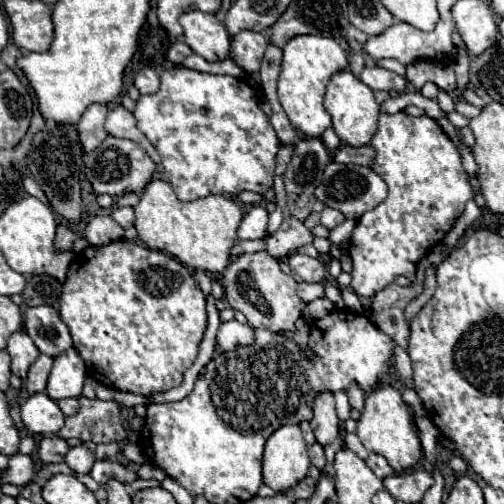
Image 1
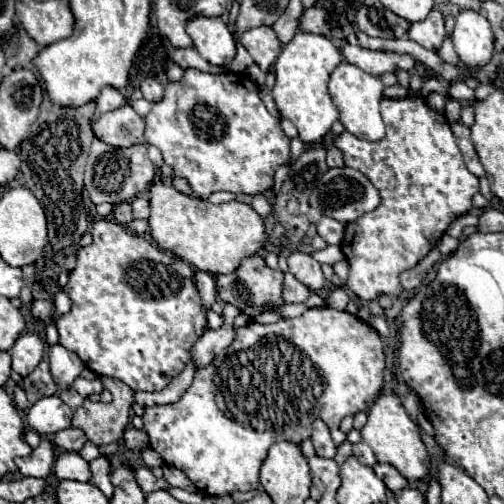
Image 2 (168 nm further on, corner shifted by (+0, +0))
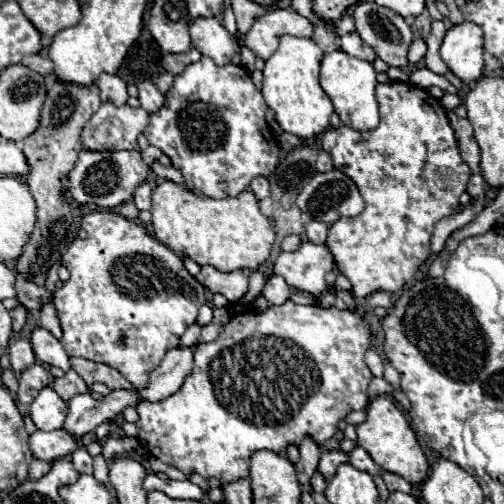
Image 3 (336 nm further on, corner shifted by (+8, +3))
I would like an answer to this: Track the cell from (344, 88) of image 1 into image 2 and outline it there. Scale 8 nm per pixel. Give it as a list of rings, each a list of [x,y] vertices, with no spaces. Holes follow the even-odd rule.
[[[342,61],[330,75],[328,89],[334,105],[340,109],[340,121],[344,123],[346,131],[366,141],[380,141],[384,137],[384,123],[380,117],[380,101],[382,101],[384,85],[380,77],[370,75],[348,61]]]

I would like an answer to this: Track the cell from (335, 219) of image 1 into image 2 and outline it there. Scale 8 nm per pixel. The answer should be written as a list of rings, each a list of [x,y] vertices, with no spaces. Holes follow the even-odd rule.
[[[322,217],[318,223],[318,235],[328,245],[340,245],[344,237],[344,225],[340,225],[338,221],[332,221],[330,217]]]

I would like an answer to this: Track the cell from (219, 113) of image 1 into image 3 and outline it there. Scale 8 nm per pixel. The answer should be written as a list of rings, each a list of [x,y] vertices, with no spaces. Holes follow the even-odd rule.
[[[202,56],[174,78],[172,88],[166,92],[164,106],[150,116],[144,136],[172,160],[172,166],[182,172],[192,190],[198,190],[210,198],[238,196],[248,188],[252,178],[270,176],[280,160],[280,146],[266,124],[264,112],[266,102],[242,66],[216,66],[208,56]]]

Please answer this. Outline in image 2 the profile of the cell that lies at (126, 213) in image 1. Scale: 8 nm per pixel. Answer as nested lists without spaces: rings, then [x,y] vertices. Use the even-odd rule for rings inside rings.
[[[136,197],[132,201],[132,211],[134,211],[134,219],[148,219],[150,217],[150,203],[146,197]]]

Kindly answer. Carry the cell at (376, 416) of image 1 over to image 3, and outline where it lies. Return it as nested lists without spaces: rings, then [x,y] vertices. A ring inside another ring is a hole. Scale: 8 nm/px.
[[[376,396],[368,404],[366,420],[356,426],[356,432],[358,432],[356,444],[362,446],[380,468],[400,474],[410,484],[418,484],[428,476],[428,460],[416,440],[416,434],[410,428],[404,414],[398,410],[396,402],[390,400],[388,396]]]

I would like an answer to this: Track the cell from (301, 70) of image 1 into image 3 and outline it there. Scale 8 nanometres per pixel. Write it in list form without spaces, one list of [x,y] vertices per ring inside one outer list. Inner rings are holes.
[[[282,36],[278,50],[266,60],[264,66],[262,96],[276,112],[276,122],[282,126],[282,130],[298,136],[300,140],[320,136],[330,126],[330,116],[334,112],[330,98],[318,84],[322,58],[324,52],[312,38]]]

